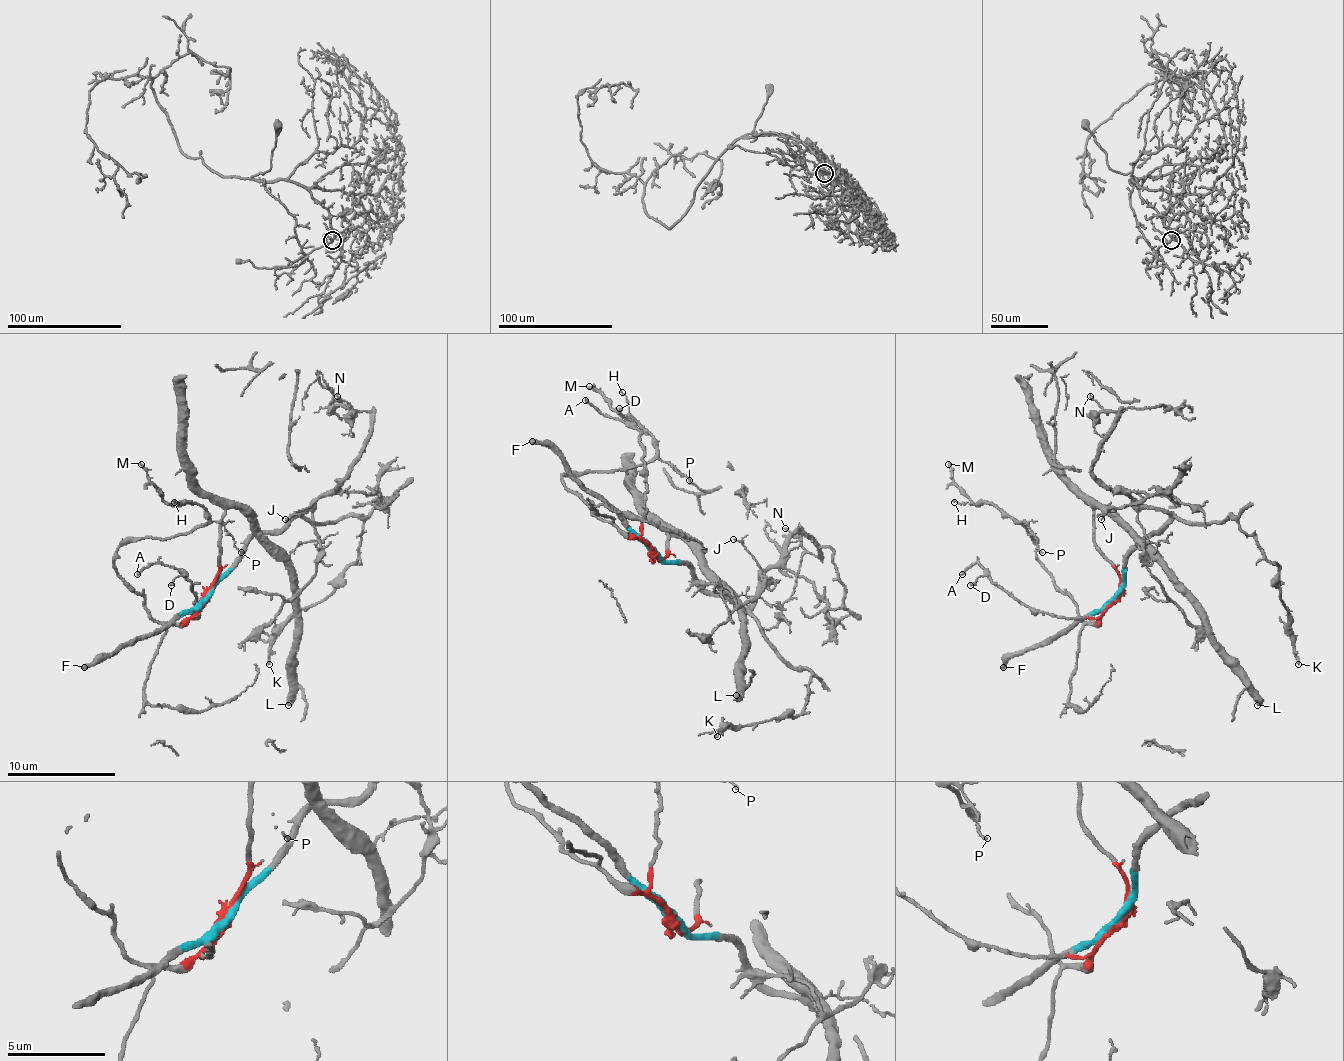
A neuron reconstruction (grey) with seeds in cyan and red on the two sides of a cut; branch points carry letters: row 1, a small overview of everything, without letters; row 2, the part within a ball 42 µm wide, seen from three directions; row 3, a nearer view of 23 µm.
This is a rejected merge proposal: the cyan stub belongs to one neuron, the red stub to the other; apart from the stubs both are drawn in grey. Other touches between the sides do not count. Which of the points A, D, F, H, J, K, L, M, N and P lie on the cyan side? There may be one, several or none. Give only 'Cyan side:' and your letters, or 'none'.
Cyan side: F, J, K, N

